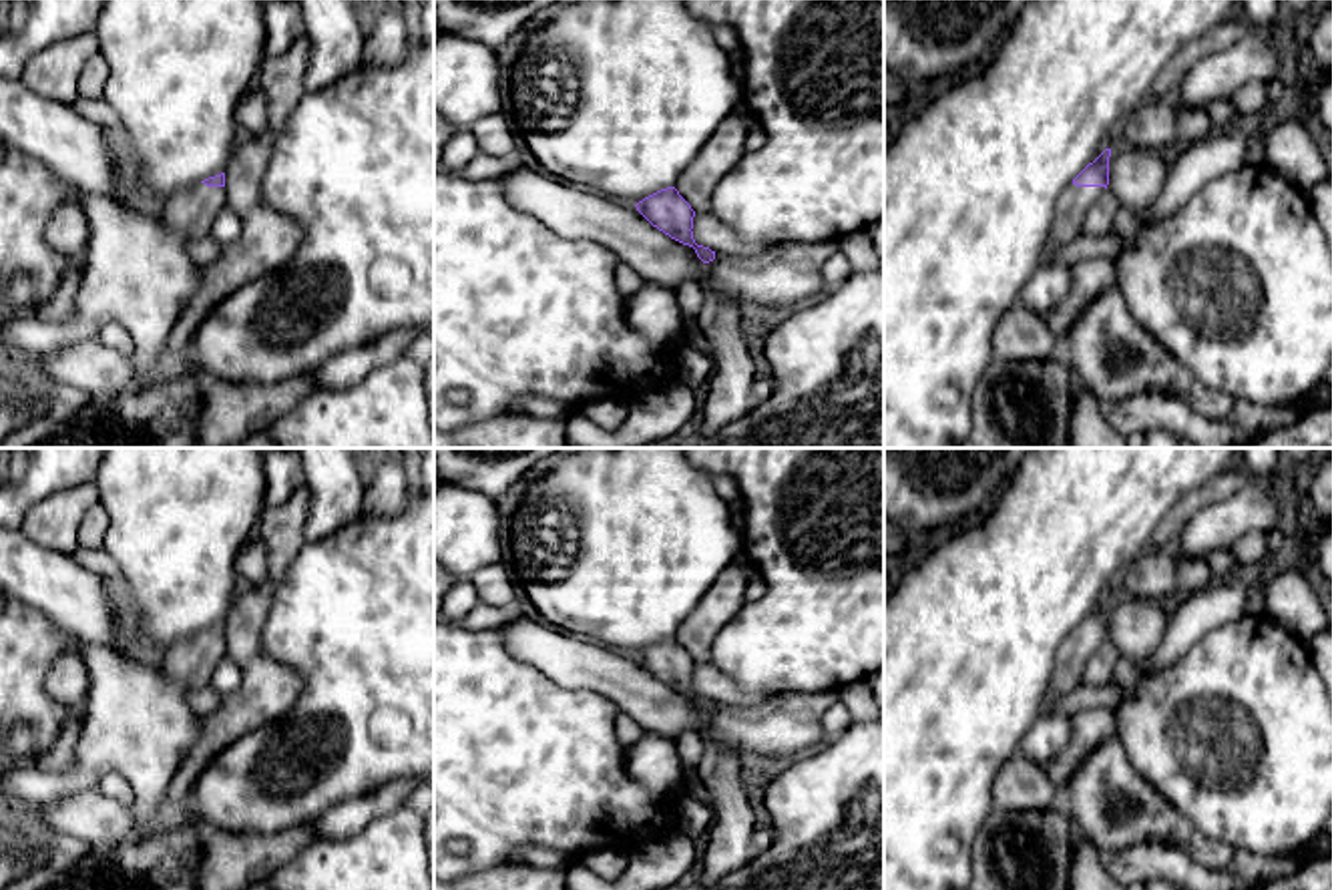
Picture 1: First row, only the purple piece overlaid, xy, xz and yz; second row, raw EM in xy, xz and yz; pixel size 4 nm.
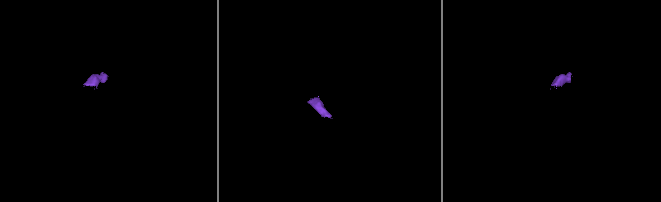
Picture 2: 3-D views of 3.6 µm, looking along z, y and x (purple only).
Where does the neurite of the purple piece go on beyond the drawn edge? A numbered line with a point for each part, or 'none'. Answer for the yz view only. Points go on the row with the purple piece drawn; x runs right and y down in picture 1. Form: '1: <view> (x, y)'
1: yz (1075, 201)

